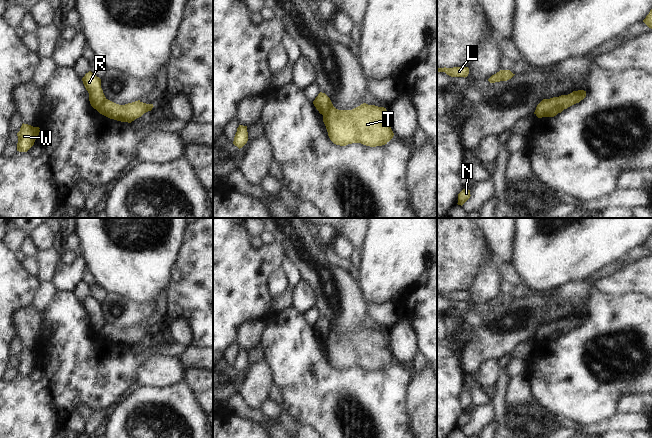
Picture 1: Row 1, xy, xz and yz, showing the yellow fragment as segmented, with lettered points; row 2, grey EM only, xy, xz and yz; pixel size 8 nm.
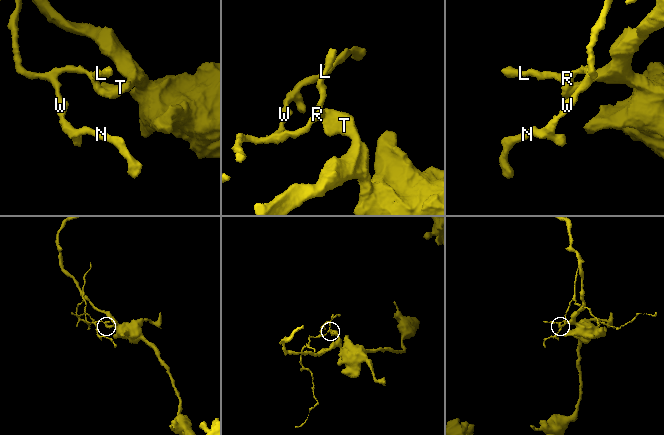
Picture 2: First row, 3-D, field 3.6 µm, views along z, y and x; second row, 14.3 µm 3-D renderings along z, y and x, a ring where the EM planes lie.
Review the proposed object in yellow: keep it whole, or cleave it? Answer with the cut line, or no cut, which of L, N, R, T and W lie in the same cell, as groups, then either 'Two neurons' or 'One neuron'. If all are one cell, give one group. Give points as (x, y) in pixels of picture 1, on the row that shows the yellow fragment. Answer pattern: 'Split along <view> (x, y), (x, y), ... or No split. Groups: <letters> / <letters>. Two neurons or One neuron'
Split along xz (330, 100), (329, 107), (322, 114). Groups: L N R W / T. Two neurons.

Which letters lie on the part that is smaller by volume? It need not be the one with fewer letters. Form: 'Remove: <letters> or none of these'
Remove: L, N, R, W.

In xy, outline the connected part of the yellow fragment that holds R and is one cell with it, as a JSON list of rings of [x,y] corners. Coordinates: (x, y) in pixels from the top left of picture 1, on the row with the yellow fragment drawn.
[[[89,71],[82,78],[82,81],[89,93],[89,101],[91,106],[97,110],[106,100],[106,97],[101,88],[101,79]]]

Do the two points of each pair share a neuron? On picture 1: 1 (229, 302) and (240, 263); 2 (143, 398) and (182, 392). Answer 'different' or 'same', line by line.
1: same
2: same

